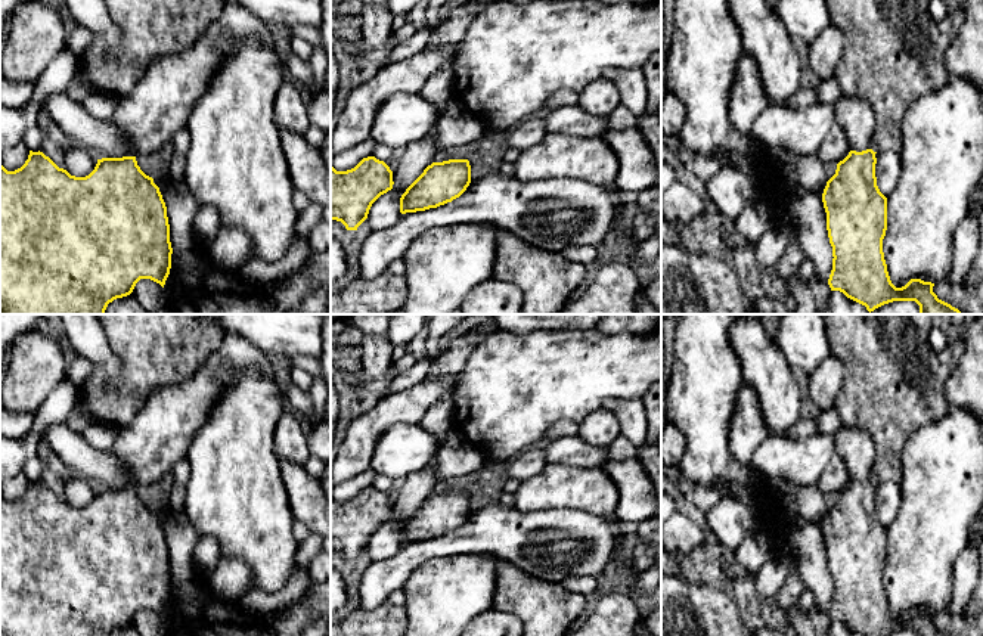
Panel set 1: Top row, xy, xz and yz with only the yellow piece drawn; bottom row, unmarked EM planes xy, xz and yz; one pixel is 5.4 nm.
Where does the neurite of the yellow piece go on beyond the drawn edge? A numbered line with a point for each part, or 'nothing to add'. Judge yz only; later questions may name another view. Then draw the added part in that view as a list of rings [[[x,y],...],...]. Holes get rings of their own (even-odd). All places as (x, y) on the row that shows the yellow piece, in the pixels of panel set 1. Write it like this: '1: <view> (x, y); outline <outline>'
1: yz (855, 115); outline [[[841,94],[835,102],[835,108],[835,121],[844,128],[850,151],[869,149],[875,125],[871,105],[860,97]]]

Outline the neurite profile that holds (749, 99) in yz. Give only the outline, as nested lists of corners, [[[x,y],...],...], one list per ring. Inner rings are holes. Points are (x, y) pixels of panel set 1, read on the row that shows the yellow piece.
[[[741,53],[735,68],[734,86],[729,97],[732,124],[738,131],[750,134],[757,117],[769,106],[768,94],[754,58]]]

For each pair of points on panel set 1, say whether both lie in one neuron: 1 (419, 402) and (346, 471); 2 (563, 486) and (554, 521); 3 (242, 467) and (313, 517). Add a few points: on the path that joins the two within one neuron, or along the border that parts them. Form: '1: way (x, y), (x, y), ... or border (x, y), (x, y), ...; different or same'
1: way (397, 408), (391, 409), (359, 441), (356, 449); same
2: border (523, 511), (580, 509), (591, 514); different
3: border (279, 465), (288, 505), (295, 518); different

